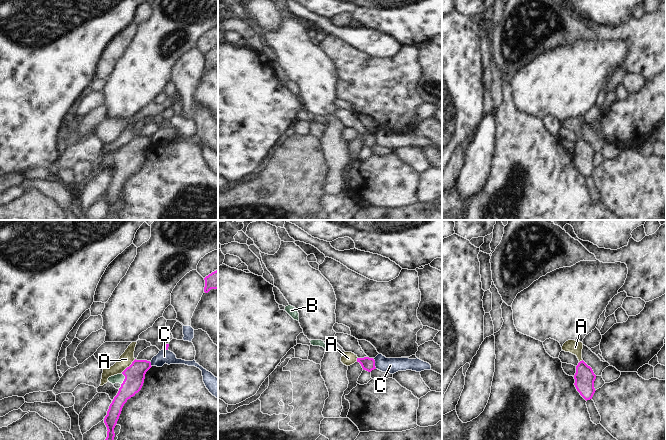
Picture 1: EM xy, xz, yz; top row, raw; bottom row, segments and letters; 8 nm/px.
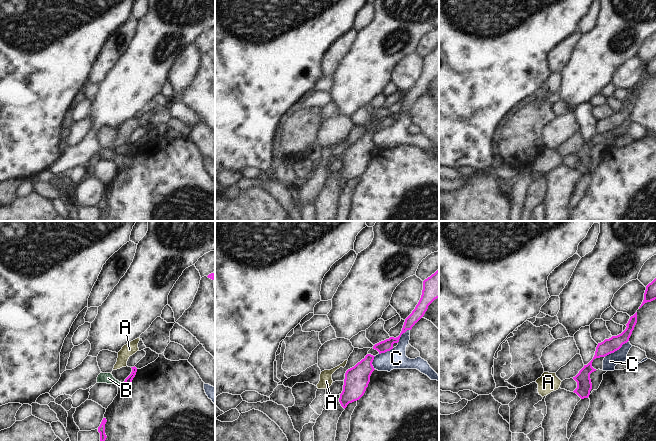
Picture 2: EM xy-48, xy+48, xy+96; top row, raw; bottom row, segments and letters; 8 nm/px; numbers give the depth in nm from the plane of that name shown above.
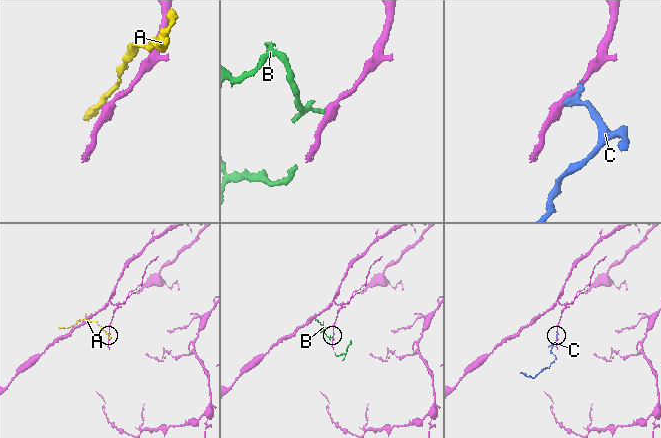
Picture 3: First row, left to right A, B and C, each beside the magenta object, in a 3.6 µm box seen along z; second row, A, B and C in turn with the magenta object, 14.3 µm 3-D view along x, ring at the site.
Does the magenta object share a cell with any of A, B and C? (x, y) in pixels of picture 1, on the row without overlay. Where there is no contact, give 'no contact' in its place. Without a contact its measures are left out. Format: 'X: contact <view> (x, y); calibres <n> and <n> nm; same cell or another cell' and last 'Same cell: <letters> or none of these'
A: contact xy (129, 142); calibres 160 and 110 nm; another cell
B: contact xy (124, 155); calibres 160 and 80 nm; same cell
C: contact xz (374, 140); calibres 110 and 130 nm; another cell
Same cell: B

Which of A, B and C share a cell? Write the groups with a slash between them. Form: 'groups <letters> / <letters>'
groups A / B / C

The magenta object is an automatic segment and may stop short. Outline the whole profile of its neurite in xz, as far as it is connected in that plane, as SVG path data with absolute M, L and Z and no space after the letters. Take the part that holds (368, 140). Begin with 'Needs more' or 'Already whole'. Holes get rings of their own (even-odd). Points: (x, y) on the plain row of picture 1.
Already whole. M369 133L357 134L357 138L361 140L363 146L366 146L368 148L371 148L372 146L376 145L375 136L373 134Z

